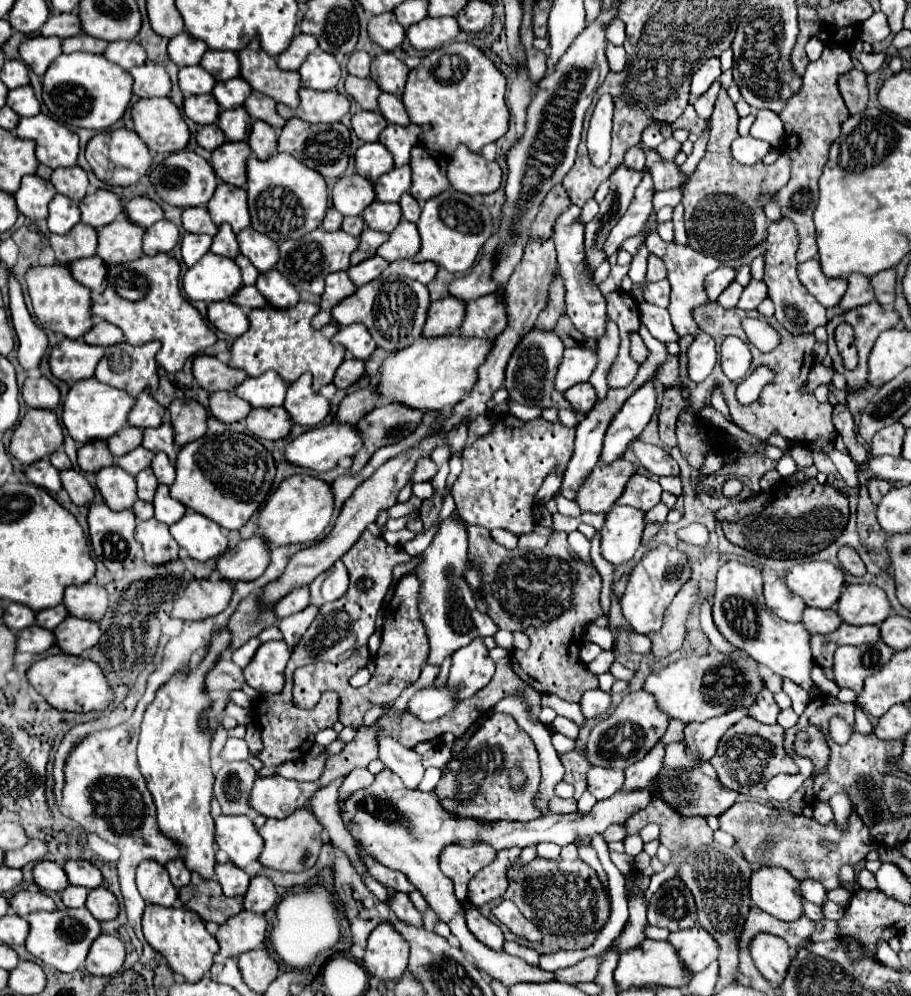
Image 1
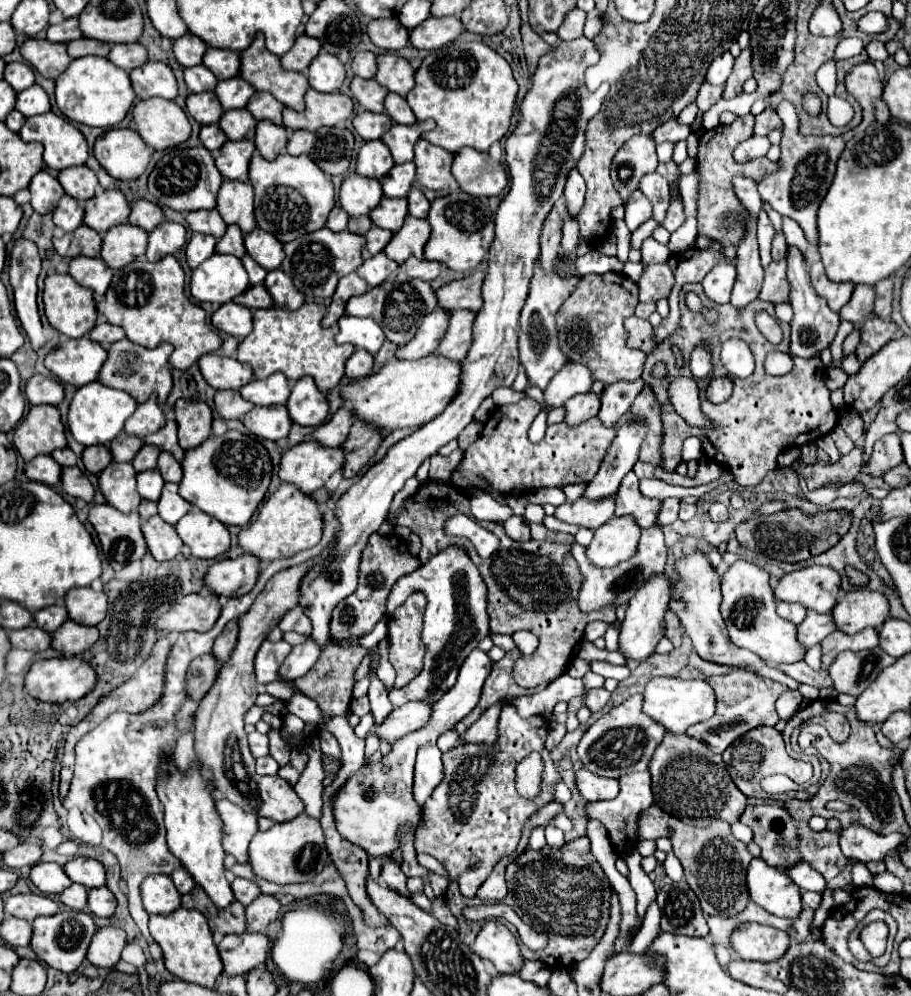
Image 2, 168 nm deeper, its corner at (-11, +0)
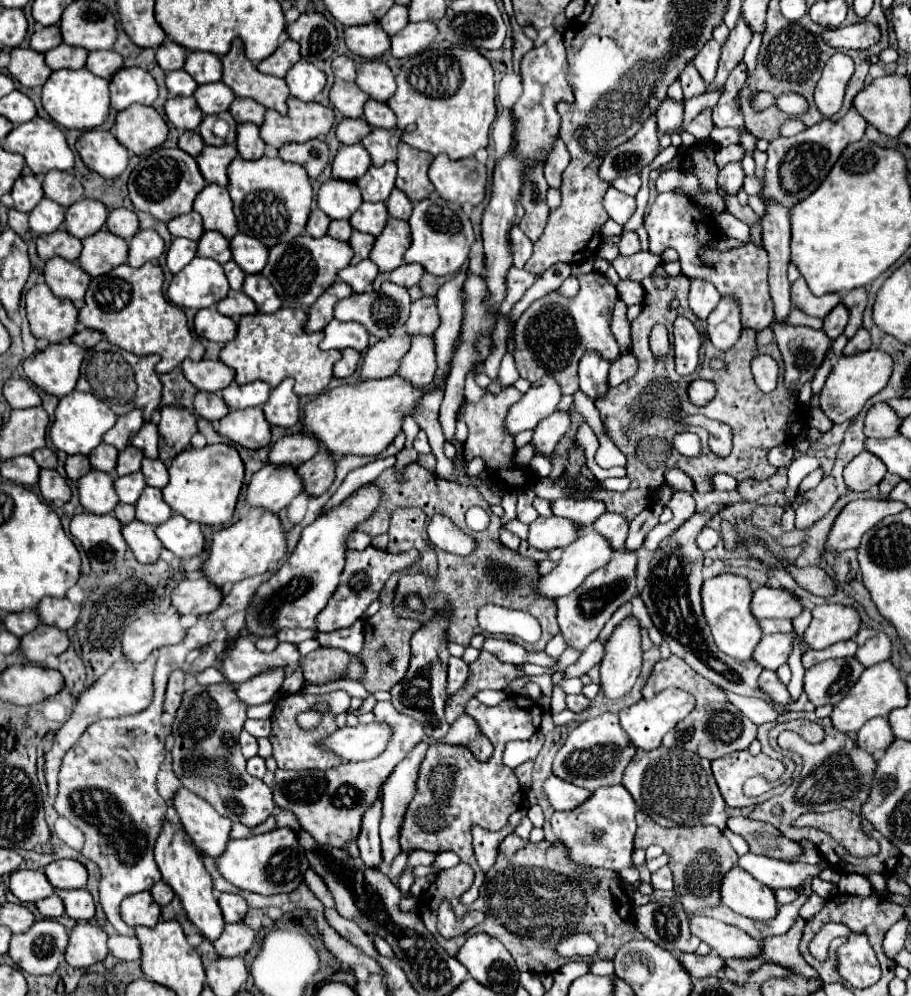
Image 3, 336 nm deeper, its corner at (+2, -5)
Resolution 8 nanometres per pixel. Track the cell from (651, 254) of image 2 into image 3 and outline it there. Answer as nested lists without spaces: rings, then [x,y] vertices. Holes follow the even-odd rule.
[[[622,232],[622,242],[620,242],[620,254],[622,256],[632,256],[640,252],[640,242],[636,232]]]

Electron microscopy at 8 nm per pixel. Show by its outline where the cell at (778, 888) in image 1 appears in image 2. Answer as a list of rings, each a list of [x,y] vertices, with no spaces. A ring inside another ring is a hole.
[[[753,859],[747,869],[747,889],[753,903],[765,911],[795,919],[801,913],[801,889],[787,877],[783,869]]]

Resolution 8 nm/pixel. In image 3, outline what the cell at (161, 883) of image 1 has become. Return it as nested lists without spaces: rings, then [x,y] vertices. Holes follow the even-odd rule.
[[[148,890],[126,896],[120,906],[120,914],[128,926],[148,926],[148,928],[154,928],[162,916],[160,906],[156,904]]]

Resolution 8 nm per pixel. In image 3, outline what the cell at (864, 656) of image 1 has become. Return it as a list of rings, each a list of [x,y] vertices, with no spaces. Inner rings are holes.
[[[854,656],[846,660],[824,660],[806,670],[804,690],[814,706],[838,704],[864,670]]]

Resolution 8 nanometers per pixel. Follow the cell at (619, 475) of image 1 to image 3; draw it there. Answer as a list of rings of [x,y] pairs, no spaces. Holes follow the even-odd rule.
[[[548,516],[548,518],[536,518],[530,524],[528,542],[538,550],[552,550],[552,548],[566,548],[570,542],[574,542],[580,536],[582,528],[576,526],[568,518],[560,516]]]

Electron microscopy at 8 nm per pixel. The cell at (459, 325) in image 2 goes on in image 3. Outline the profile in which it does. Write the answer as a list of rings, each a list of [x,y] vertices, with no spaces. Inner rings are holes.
[[[414,336],[412,348],[404,356],[404,362],[398,368],[398,374],[408,378],[416,386],[428,386],[438,370],[436,362],[436,342],[434,336]]]

